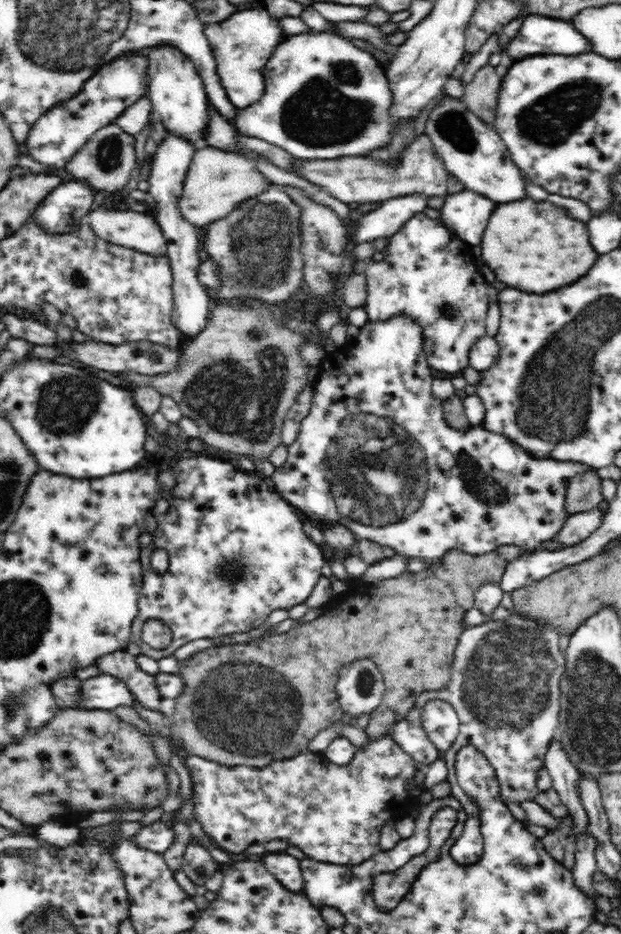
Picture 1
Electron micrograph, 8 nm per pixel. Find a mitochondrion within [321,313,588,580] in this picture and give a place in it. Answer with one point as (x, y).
(384, 494)

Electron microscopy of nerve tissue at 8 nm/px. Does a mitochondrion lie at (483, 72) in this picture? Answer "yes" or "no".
no

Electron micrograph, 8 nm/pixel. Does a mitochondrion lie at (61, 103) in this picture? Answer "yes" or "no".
no

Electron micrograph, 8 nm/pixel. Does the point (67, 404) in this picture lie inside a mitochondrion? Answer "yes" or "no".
yes

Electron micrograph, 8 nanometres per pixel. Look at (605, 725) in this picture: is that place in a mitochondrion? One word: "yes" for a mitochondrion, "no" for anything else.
yes

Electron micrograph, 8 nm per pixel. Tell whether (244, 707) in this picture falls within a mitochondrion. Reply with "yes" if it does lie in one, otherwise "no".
yes

